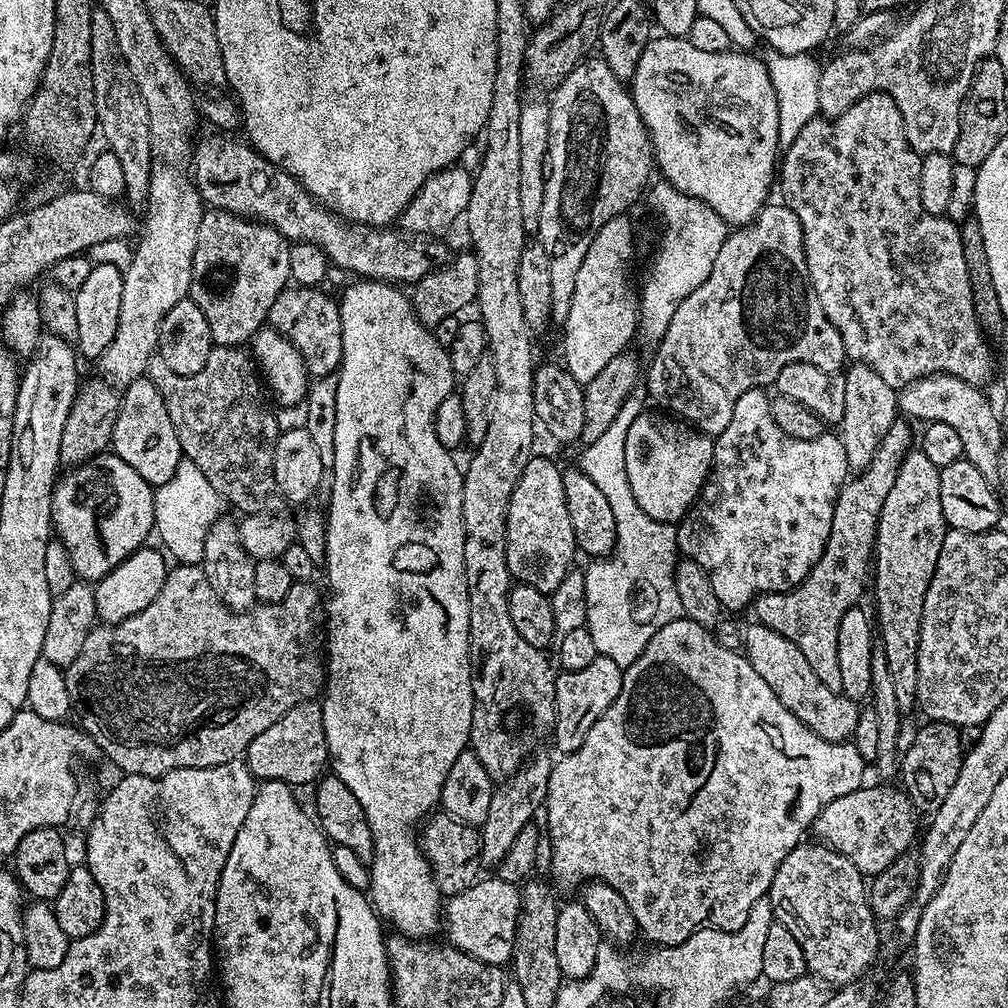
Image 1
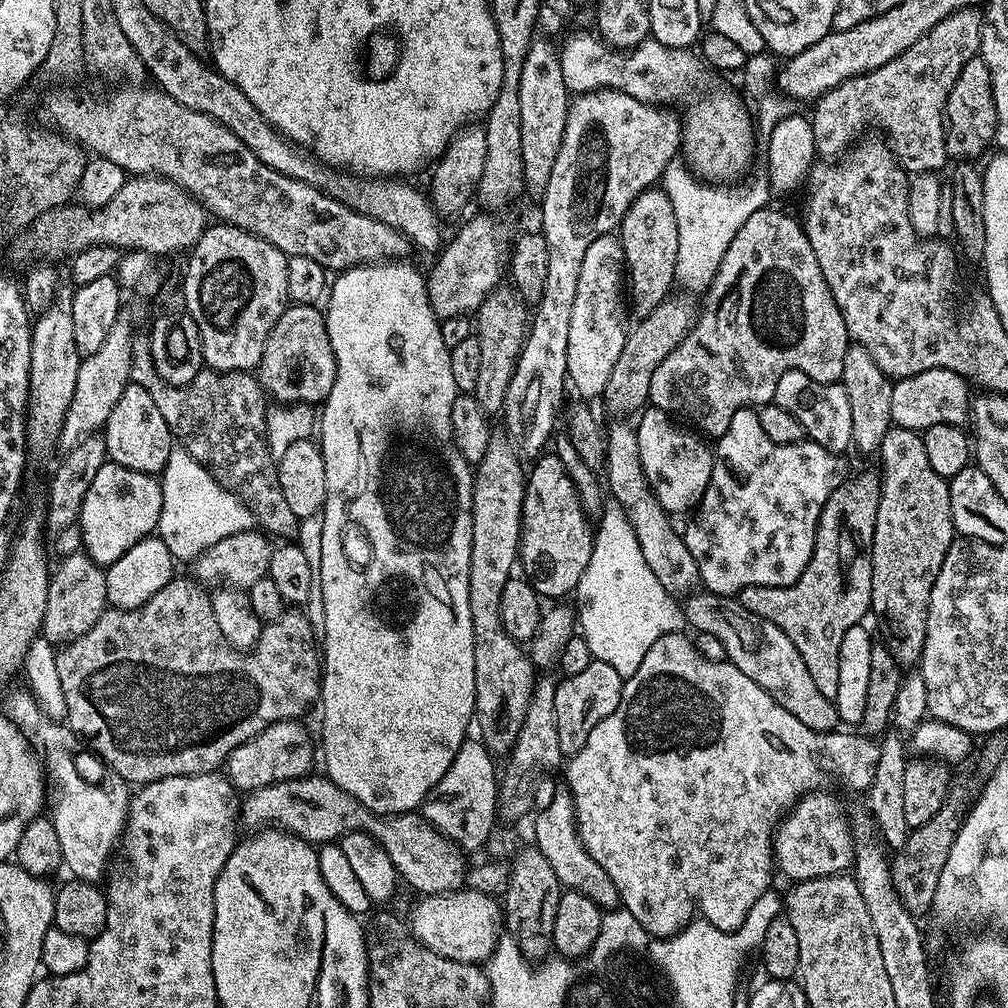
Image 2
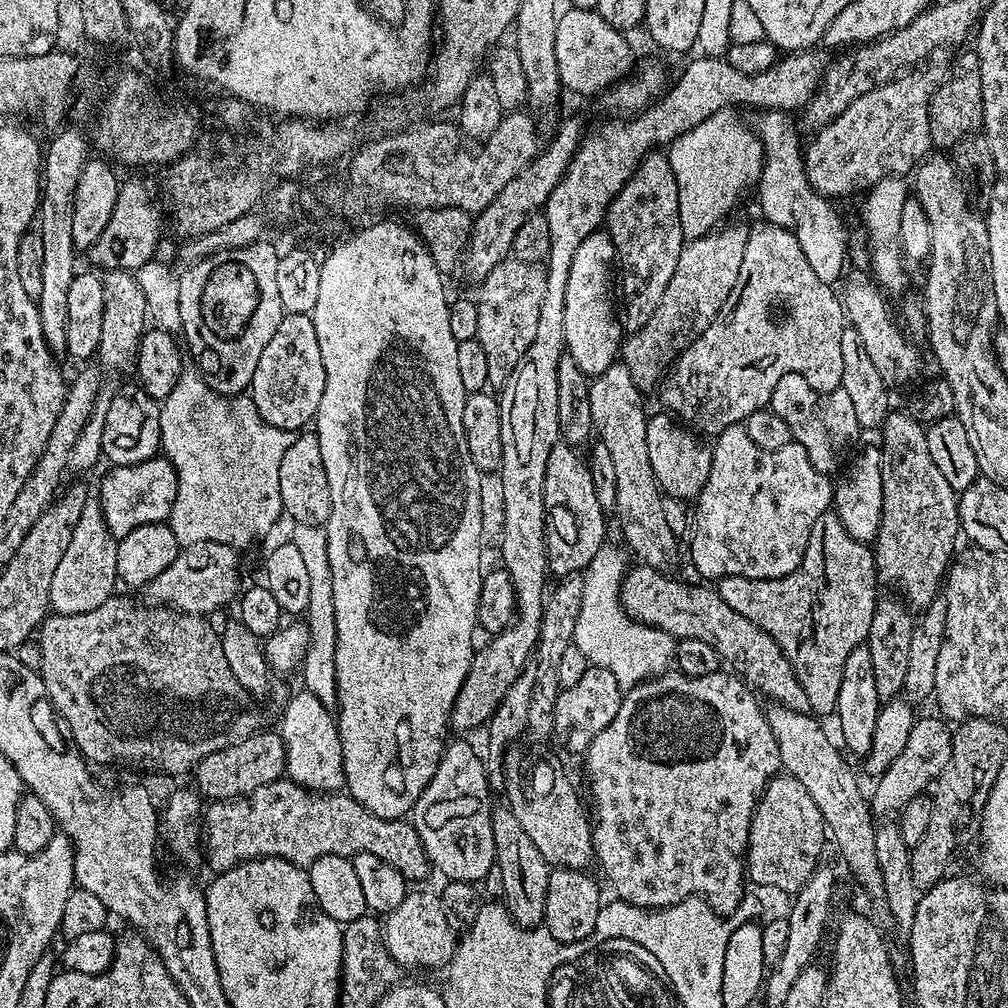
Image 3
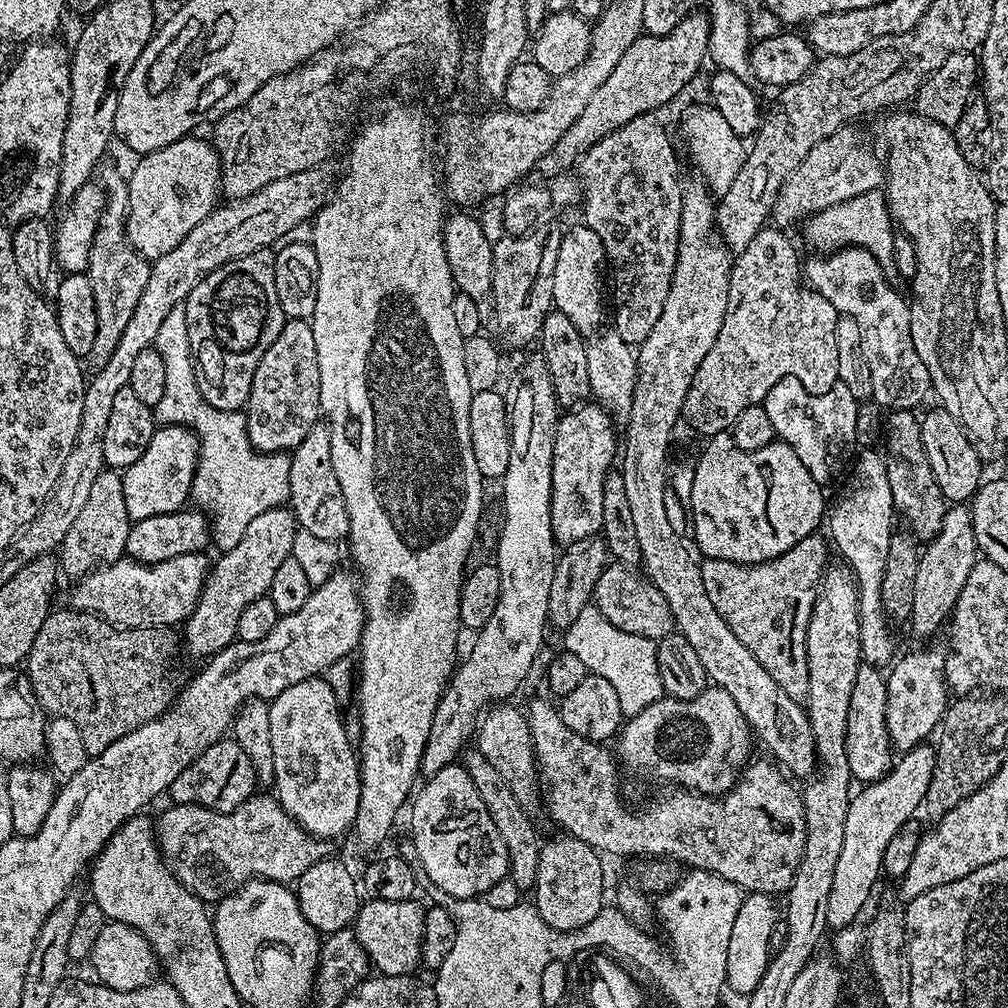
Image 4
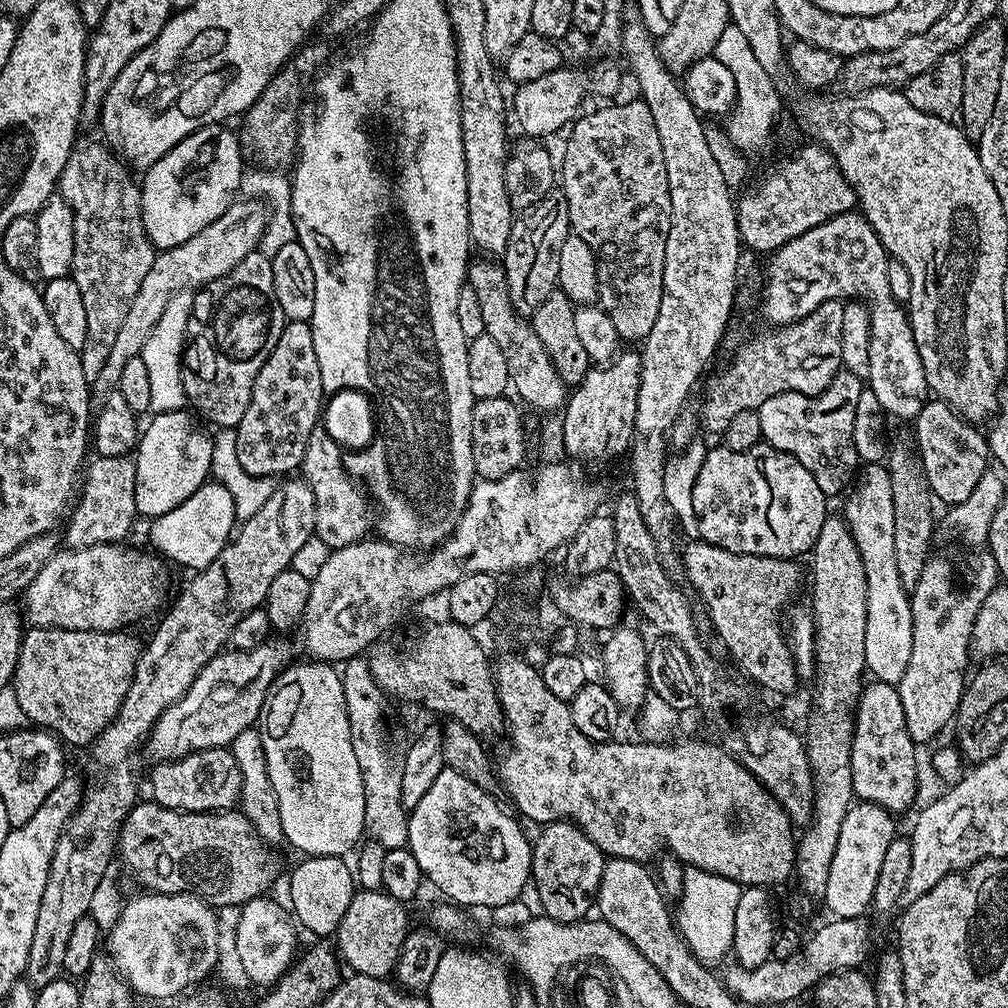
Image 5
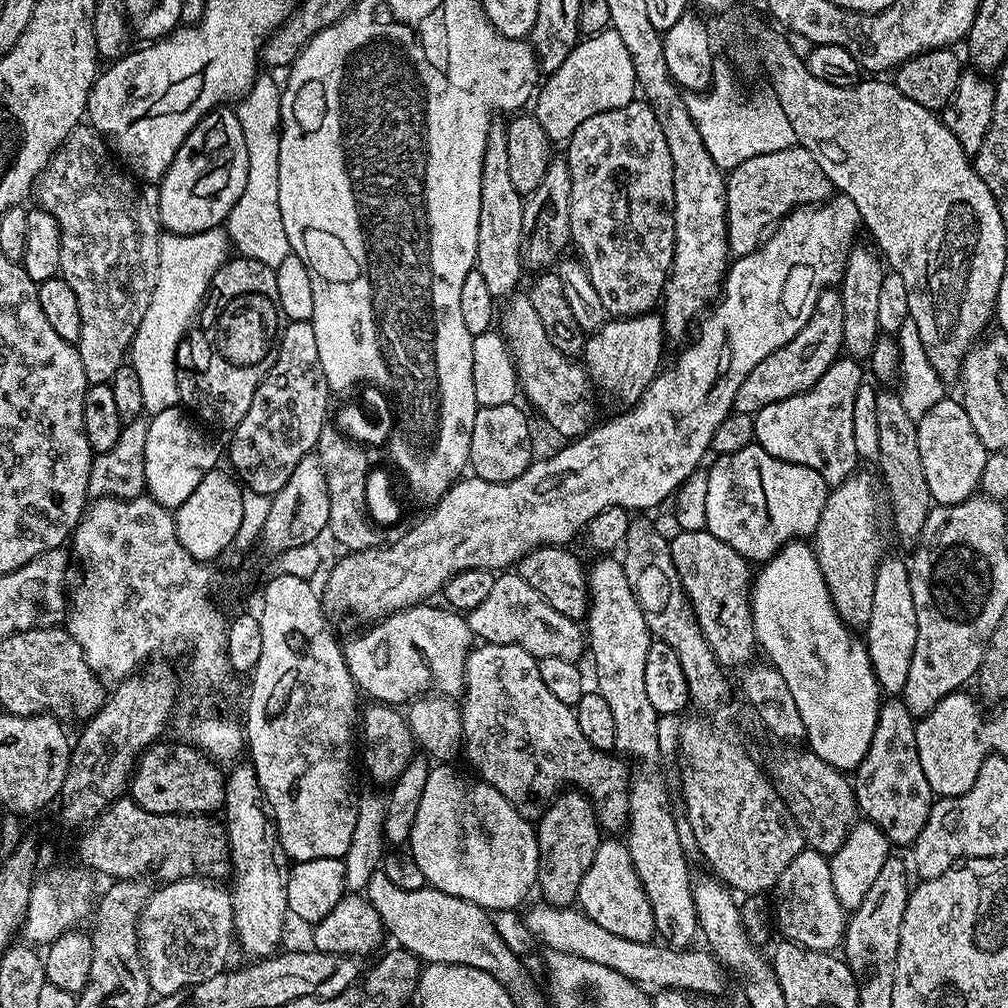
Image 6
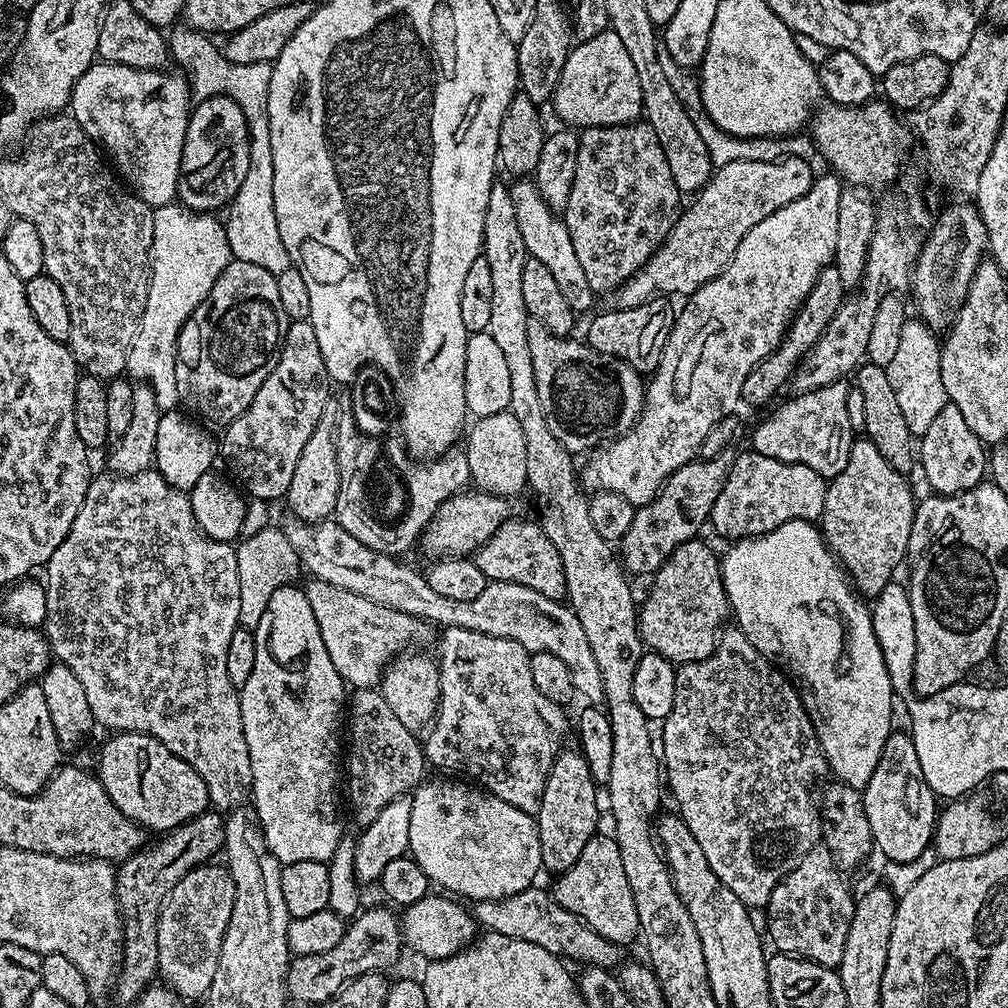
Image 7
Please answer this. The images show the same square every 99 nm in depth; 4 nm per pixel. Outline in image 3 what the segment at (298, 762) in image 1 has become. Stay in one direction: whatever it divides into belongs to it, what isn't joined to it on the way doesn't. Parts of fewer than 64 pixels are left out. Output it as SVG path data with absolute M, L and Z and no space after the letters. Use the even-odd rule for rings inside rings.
M257 730L245 740L232 744L229 748L218 750L206 758L202 758L194 769L196 776L195 791L209 801L235 800L237 796L245 796L250 790L258 790L258 786L266 786L266 782L274 782L285 775L284 759L286 750L279 731L264 732Z

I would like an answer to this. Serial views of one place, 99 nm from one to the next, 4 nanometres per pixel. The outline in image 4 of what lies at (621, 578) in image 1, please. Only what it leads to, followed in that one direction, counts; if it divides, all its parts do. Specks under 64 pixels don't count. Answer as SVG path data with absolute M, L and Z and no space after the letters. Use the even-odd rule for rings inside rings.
M594 606L584 608L563 636L563 651L576 655L591 675L606 678L606 682L614 686L620 711L625 717L646 710L646 706L658 702L665 695L656 657L657 641L618 630L618 626L606 622L606 618Z

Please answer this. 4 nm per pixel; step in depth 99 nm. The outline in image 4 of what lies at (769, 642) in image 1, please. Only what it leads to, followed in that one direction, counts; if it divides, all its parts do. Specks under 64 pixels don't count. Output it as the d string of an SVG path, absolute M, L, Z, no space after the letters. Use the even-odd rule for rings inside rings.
M619 562L609 563L602 570L596 588L592 592L594 607L603 614L606 622L618 626L626 634L644 636L659 642L674 632L672 611L662 594L635 567Z

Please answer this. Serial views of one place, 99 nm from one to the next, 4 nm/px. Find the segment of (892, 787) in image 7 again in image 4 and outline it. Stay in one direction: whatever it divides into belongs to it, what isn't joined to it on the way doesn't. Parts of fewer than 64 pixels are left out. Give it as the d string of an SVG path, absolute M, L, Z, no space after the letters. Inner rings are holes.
M861 663L854 677L854 690L850 690L850 714L846 722L846 762L850 762L853 781L861 785L883 779L894 763L894 749L886 730L887 689L885 673L872 664Z

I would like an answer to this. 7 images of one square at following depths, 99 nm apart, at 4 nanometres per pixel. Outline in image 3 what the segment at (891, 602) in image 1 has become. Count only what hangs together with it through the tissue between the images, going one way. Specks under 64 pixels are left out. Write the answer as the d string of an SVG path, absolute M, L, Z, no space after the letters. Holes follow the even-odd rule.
M904 410L889 411L880 427L883 498L881 522L874 541L876 579L881 585L889 584L892 587L889 589L898 594L912 610L926 609L938 599L938 591L957 551L956 536L961 535L958 494L934 464L927 445L926 432L925 425Z

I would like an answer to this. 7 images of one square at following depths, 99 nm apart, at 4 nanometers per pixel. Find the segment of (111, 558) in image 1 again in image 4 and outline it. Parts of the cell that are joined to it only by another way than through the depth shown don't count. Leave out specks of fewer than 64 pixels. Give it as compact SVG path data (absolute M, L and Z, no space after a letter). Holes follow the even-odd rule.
M181 424L157 427L150 438L150 446L121 475L122 493L126 500L126 514L135 522L154 515L179 512L189 503L192 495L192 479L196 473L196 459L200 453L200 443L189 428Z

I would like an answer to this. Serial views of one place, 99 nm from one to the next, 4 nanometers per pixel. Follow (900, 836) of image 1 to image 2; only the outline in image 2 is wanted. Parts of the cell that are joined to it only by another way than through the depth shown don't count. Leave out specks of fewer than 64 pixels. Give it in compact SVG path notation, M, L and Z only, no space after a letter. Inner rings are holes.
M820 791L807 792L776 826L774 864L792 882L844 874L852 866L854 839L844 808L830 793Z

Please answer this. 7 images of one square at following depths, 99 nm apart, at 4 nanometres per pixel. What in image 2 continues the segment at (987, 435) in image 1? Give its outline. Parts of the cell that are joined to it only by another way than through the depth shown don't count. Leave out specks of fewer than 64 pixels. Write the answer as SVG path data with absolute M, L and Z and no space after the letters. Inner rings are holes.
M945 368L922 371L896 380L891 390L890 412L893 425L923 432L932 425L965 427L971 421L973 395L971 385L956 371Z

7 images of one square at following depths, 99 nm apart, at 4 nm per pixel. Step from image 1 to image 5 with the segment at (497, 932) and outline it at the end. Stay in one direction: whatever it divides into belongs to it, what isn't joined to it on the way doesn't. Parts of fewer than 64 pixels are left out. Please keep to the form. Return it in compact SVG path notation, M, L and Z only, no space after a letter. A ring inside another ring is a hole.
M383 890L357 891L334 933L339 959L361 976L387 977L395 969L402 942L410 931L408 912L404 908L407 907L401 901Z

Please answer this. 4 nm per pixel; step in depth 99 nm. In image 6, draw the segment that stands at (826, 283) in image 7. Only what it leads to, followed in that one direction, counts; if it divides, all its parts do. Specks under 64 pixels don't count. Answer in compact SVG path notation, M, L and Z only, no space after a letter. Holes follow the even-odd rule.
M829 290L822 293L806 326L802 326L802 330L798 330L798 334L794 334L794 338L786 342L786 346L774 350L774 354L762 358L762 362L758 362L754 370L750 370L746 382L738 386L738 394L732 403L733 409L755 414L774 402L782 402L810 390L814 382L818 382L818 378L822 378L822 374L826 374L828 367L841 355L844 346L843 313L839 291Z

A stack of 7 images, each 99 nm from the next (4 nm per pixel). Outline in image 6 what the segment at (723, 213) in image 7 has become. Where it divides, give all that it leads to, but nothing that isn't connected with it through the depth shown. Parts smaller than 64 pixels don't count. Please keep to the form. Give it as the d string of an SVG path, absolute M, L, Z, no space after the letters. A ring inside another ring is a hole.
M795 146L749 158L726 176L724 201L728 219L728 250L733 257L750 254L760 247L769 230L798 208L823 204L833 195L830 178L804 148Z

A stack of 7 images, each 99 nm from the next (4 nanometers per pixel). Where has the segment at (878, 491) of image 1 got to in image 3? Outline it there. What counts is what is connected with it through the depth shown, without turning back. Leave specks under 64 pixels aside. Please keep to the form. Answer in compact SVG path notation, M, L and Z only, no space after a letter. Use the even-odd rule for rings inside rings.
M835 511L823 512L810 530L802 562L789 576L755 580L724 576L718 581L718 591L722 602L730 610L738 610L742 618L750 618L754 626L766 630L774 642L786 654L790 666L796 671L802 690L806 690L808 707L817 717L831 717L838 702L838 689L842 687L842 666L850 658L850 650L861 647L867 641L870 630L870 618L874 618L874 606L878 599L878 581L876 579L876 557L867 543L860 543L846 530Z

